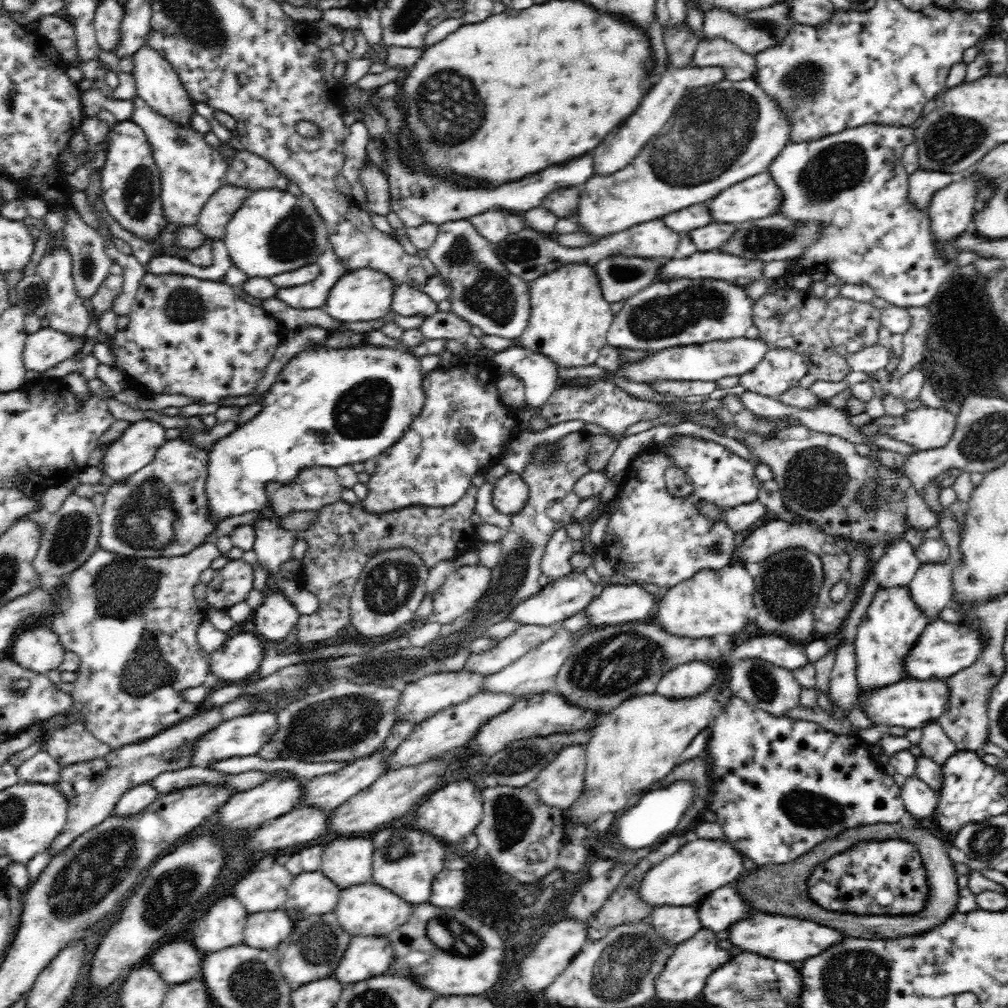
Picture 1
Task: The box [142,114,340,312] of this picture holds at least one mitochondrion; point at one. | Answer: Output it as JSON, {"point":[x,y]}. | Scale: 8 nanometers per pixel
{"point":[293,238]}

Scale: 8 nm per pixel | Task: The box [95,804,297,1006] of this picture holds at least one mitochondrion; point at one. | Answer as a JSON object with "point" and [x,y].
{"point":[258,972]}

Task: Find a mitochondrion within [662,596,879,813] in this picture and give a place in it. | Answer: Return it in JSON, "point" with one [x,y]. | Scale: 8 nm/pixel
{"point":[762,683]}

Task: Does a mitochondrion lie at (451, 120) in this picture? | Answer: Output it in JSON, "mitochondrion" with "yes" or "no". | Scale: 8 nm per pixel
{"mitochondrion":"yes"}

